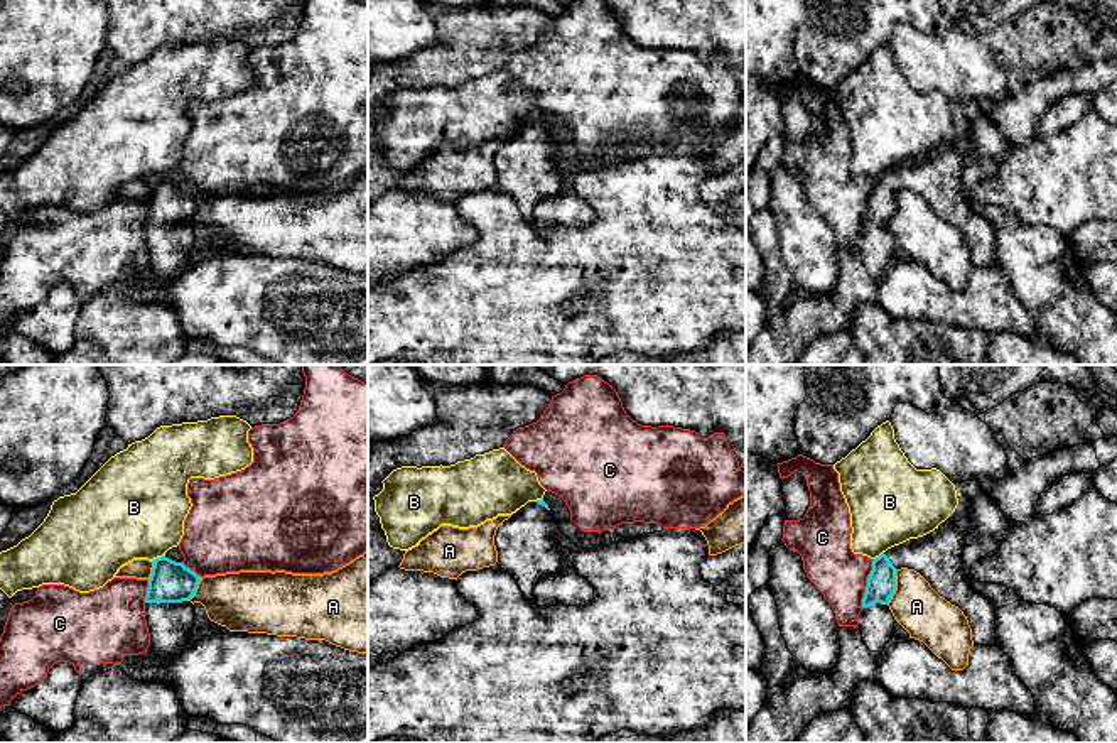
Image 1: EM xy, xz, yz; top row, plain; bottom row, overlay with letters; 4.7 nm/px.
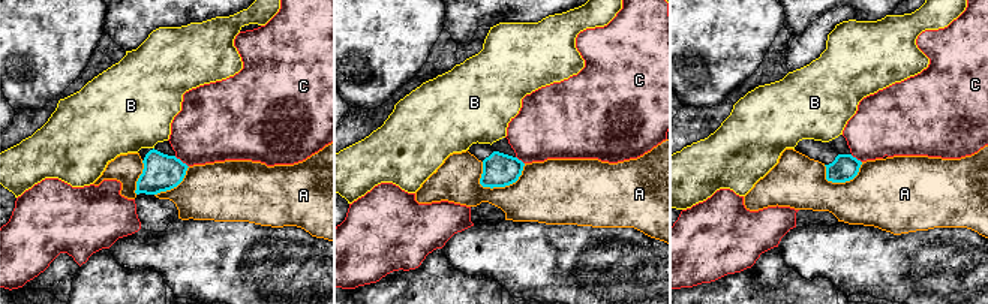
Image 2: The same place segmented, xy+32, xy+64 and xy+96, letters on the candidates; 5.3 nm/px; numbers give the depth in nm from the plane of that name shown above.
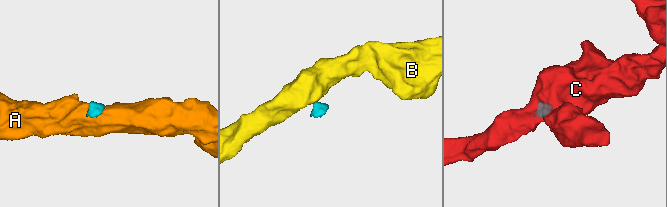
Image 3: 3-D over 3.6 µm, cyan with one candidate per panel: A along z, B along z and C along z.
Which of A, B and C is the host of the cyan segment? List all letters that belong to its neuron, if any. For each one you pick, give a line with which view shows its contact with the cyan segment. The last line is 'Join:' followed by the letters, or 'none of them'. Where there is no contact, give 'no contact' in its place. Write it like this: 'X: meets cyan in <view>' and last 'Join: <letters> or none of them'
Join: none of them

